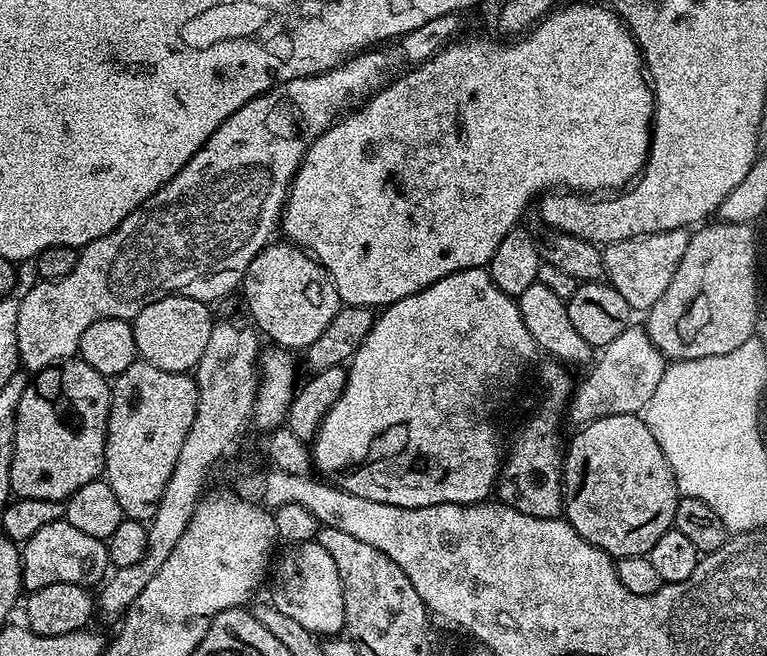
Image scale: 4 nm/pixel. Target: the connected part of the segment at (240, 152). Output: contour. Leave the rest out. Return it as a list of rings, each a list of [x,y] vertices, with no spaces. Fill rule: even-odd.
[[[265,94],[255,96],[250,102],[246,102],[246,106],[242,106],[237,112],[230,114],[230,118],[226,118],[226,122],[222,122],[222,126],[218,126],[218,130],[214,130],[212,137],[197,150],[194,158],[190,158],[190,162],[186,162],[186,166],[182,166],[182,170],[178,170],[178,174],[174,174],[174,178],[170,178],[170,182],[163,184],[145,204],[139,204],[132,211],[131,216],[126,217],[113,232],[79,249],[74,270],[70,270],[70,274],[66,274],[66,278],[37,279],[36,285],[24,297],[19,297],[18,354],[20,355],[20,364],[29,373],[35,374],[52,367],[54,364],[73,359],[79,353],[80,339],[86,326],[91,326],[93,322],[98,322],[102,318],[131,321],[143,308],[150,306],[152,300],[161,300],[167,296],[185,296],[195,300],[213,302],[212,300],[220,300],[223,296],[230,295],[235,288],[237,291],[244,283],[244,271],[250,266],[252,259],[273,239],[272,231],[277,231],[288,198],[288,189],[291,188],[296,171],[300,168],[301,162],[304,161],[306,151],[304,136],[311,132],[310,124],[304,124],[304,120],[301,120],[300,108],[296,107],[296,100],[292,100],[290,95],[277,95],[276,97],[276,94]]]

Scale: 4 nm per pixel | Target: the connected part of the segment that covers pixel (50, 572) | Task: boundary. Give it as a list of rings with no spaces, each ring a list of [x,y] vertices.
[[[65,519],[50,522],[50,526],[42,526],[38,534],[23,541],[22,559],[23,587],[28,590],[50,586],[54,582],[99,585],[110,572],[107,543],[98,538],[90,538],[90,534],[82,534],[82,530],[70,526],[70,522]]]

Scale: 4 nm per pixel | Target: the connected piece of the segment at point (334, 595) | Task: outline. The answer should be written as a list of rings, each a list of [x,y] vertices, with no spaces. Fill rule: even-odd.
[[[309,542],[306,544],[293,544],[287,549],[289,552],[284,557],[277,559],[274,564],[274,571],[270,576],[270,584],[272,580],[272,597],[270,603],[272,607],[282,610],[282,614],[286,614],[286,618],[294,618],[294,622],[299,622],[301,626],[306,626],[306,630],[310,630],[312,635],[317,638],[331,638],[345,631],[344,627],[344,587],[340,581],[338,574],[338,566],[334,566],[334,558],[330,558],[330,554],[326,554],[326,550],[322,550],[322,546],[318,542]]]

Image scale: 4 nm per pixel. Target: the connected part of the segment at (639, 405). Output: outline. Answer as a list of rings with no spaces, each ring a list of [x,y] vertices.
[[[630,326],[622,330],[614,342],[599,349],[592,366],[588,381],[575,391],[570,400],[570,412],[572,408],[572,420],[576,426],[589,424],[597,416],[643,413],[650,398],[654,398],[654,390],[658,390],[658,382],[662,382],[666,358],[656,349],[643,327]]]

